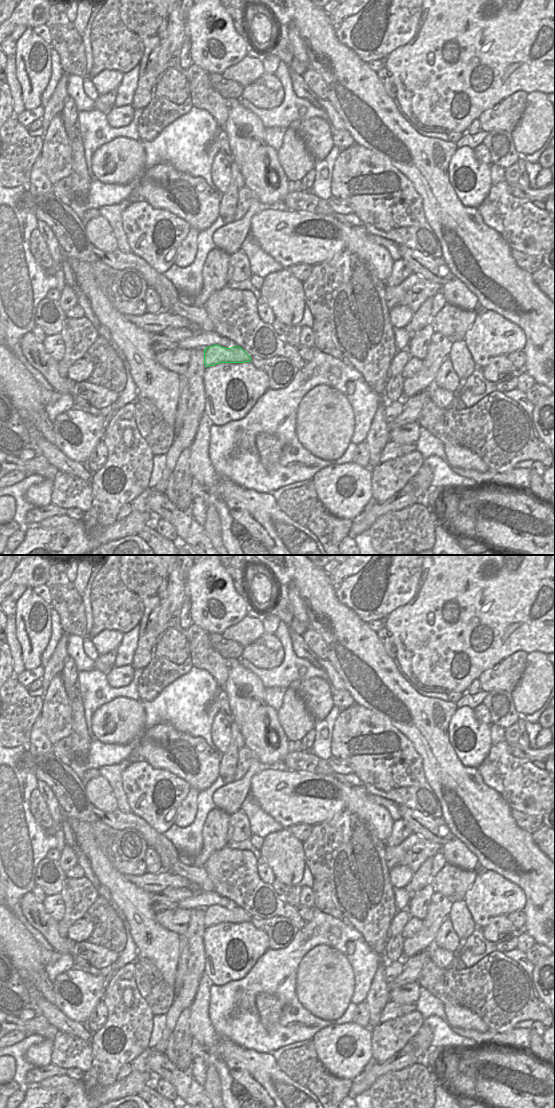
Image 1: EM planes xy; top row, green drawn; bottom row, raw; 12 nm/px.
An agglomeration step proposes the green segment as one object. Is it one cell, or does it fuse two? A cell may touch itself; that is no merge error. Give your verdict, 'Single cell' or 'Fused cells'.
Single cell

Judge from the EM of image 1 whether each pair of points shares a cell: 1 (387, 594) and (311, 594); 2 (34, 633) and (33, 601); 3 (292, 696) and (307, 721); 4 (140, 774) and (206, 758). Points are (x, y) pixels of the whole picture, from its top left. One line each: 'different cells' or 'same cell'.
1: different cells
2: same cell
3: same cell
4: different cells

